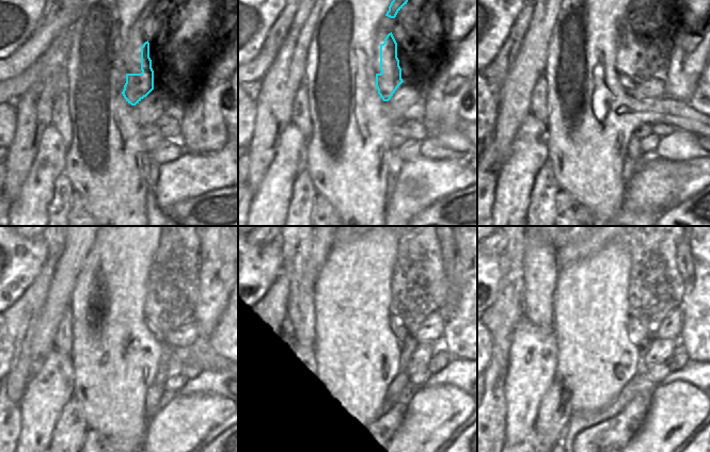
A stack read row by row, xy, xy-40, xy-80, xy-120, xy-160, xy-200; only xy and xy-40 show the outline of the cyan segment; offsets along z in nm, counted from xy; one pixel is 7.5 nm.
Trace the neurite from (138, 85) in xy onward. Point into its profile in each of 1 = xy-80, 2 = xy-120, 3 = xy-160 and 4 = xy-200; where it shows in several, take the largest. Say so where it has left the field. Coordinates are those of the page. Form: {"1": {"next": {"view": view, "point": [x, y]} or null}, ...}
{"1": {"next": {"view": "xy-80", "point": [641, 59]}}, "2": {"next": {"view": "xy-120", "point": [173, 286]}}, "3": {"next": {"view": "xy-160", "point": [419, 287]}}, "4": {"next": {"view": "xy-200", "point": [656, 288]}}}

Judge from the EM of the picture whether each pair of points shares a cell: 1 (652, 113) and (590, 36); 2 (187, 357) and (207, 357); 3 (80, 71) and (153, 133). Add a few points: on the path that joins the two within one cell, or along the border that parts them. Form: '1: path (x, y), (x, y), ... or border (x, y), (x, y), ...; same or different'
1: path (628, 106), (622, 103), (590, 71), (590, 61); same
2: path (192, 357), (202, 357); same
3: border (140, 127), (140, 144), (146, 151); different

